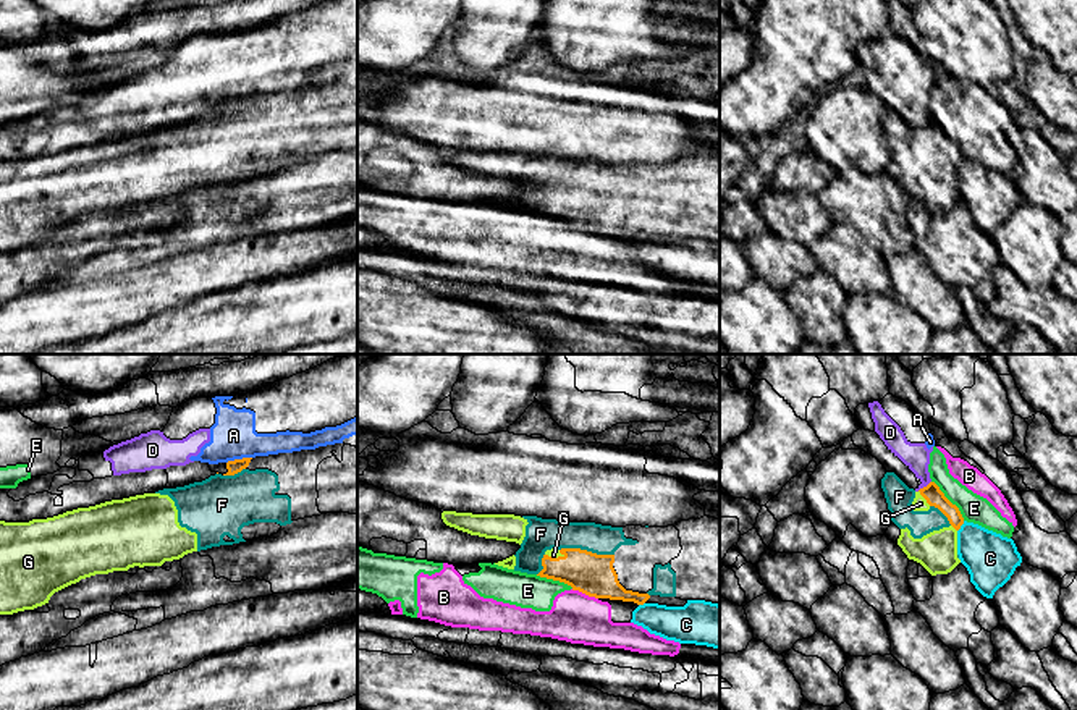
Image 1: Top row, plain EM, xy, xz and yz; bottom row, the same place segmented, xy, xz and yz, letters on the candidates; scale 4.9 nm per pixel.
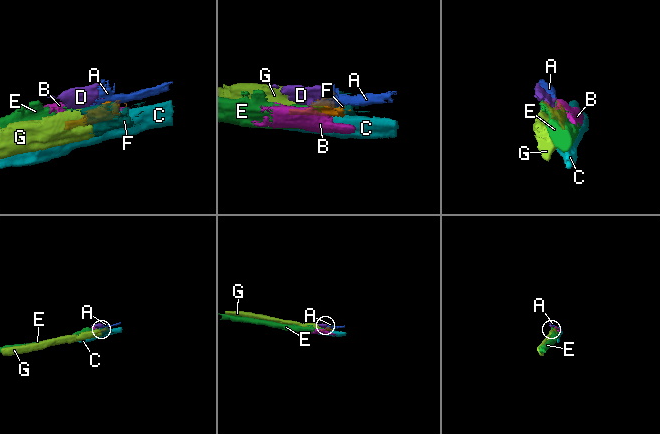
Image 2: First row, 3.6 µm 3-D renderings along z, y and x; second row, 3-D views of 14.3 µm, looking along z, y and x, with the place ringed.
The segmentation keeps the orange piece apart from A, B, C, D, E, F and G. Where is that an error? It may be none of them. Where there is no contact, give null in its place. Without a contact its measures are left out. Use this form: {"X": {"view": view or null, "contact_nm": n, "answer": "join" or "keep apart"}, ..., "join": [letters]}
{"A": {"view": "xy", "contact_nm": 130, "answer": "keep apart"}, "B": {"view": "xz", "contact_nm": 140, "answer": "keep apart"}, "C": {"view": "yz", "contact_nm": 70, "answer": "keep apart"}, "D": {"view": "yz", "contact_nm": 90, "answer": "keep apart"}, "E": {"view": "yz", "contact_nm": 260, "answer": "keep apart"}, "F": {"view": "xz", "contact_nm": 280, "answer": "join"}, "G": {"view": "yz", "contact_nm": 100, "answer": "join"}, "join": ["F", "G"]}

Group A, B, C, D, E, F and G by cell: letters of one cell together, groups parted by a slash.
A D / B E / C / F G

